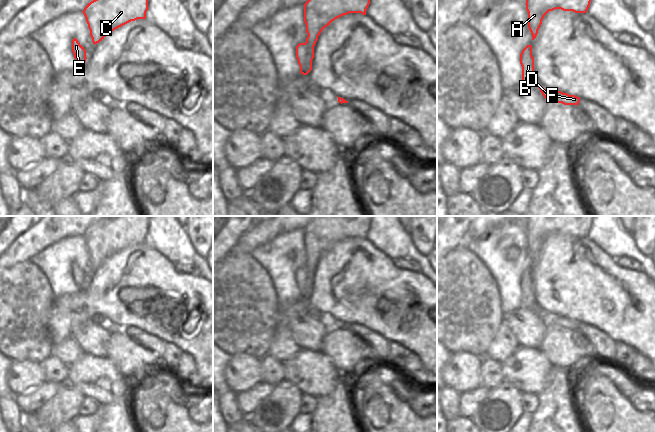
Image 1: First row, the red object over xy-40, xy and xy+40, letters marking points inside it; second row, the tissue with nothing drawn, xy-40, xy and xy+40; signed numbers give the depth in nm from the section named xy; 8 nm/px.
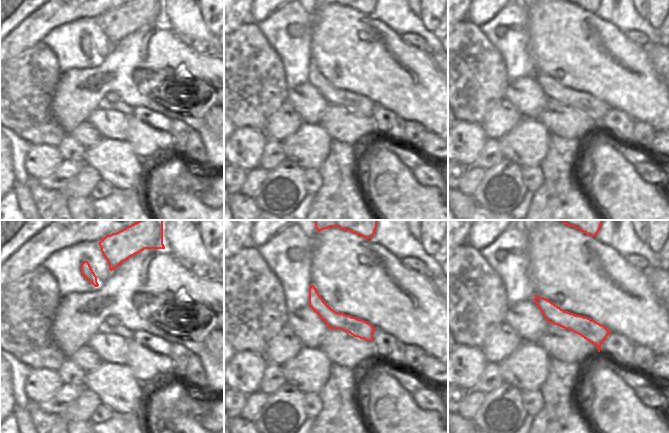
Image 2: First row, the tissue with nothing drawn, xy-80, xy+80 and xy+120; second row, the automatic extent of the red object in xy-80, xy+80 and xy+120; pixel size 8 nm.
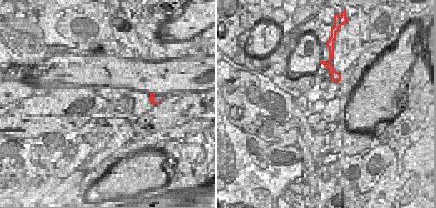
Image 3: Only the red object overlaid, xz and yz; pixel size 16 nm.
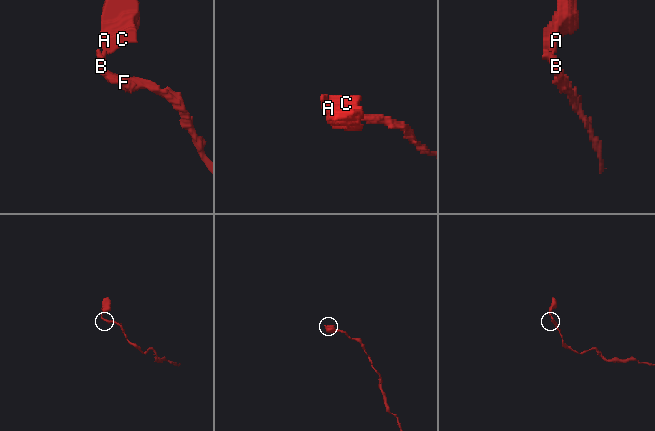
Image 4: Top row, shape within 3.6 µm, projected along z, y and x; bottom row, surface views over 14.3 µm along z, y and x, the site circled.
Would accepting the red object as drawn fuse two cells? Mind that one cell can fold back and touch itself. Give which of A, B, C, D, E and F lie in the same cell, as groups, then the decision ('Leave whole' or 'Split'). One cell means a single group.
Groups: A C / B D E F. Split

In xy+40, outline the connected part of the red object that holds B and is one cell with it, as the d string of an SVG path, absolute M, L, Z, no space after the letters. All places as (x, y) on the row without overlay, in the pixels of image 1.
M527 269L520 278L520 288L522 290L522 306L531 310L538 311L548 327L562 327L564 329L578 329L580 322L569 319L555 313L543 313L539 311L534 296L534 282L532 280L532 269Z

